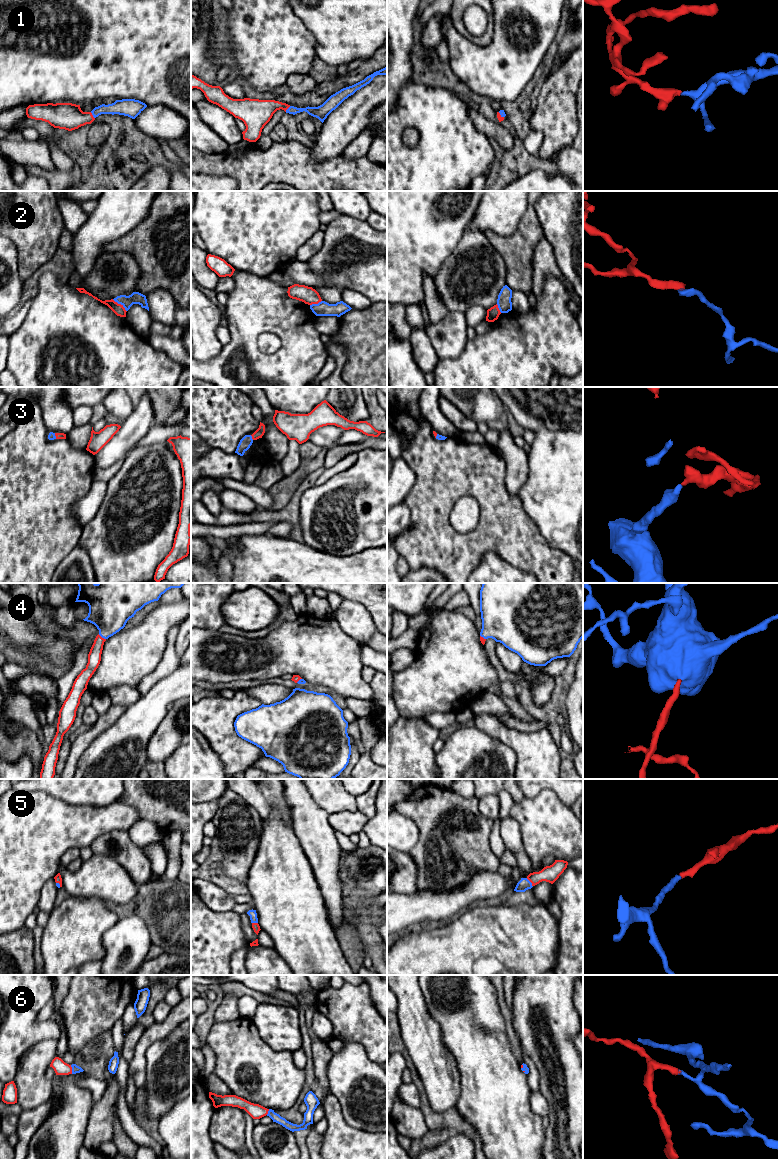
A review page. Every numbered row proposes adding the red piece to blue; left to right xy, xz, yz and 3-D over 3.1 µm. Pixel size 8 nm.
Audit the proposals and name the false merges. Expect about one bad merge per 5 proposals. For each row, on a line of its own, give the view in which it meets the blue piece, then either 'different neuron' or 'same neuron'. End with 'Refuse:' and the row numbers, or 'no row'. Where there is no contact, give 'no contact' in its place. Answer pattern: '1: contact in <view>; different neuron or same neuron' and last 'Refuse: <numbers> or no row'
1: contact in xy; same neuron
2: contact in xy; different neuron
3: contact in xz; same neuron
4: contact in xy; same neuron
5: contact in yz; same neuron
6: contact in xy; same neuron
Refuse: 2

